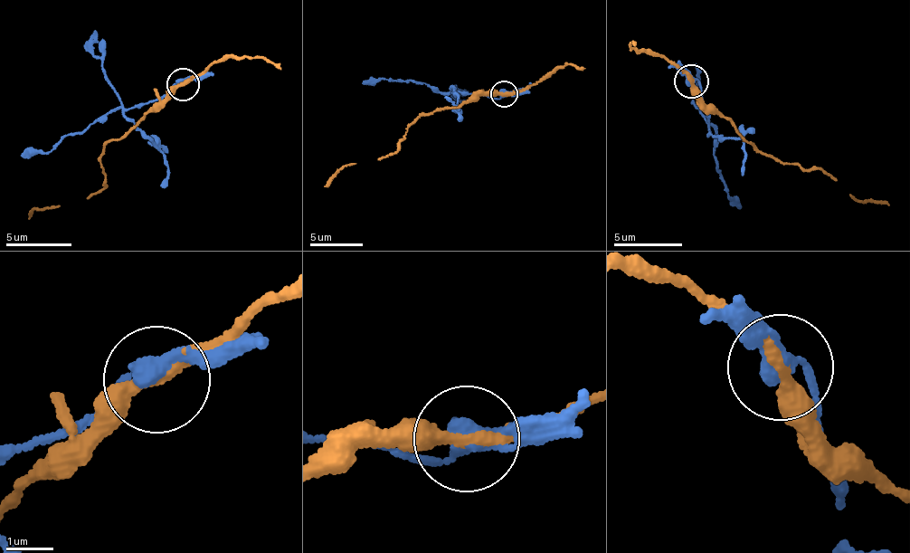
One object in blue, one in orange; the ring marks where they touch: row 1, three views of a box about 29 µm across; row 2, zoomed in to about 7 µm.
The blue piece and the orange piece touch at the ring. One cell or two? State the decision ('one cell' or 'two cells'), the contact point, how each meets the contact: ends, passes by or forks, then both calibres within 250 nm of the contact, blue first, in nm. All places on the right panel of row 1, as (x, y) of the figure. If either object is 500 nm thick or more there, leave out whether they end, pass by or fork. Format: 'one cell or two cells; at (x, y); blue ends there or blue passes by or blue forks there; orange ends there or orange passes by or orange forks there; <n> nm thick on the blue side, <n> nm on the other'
two cells; at (691, 81); blue passes by; orange passes by; 320 nm thick on the blue side, 300 nm on the other

